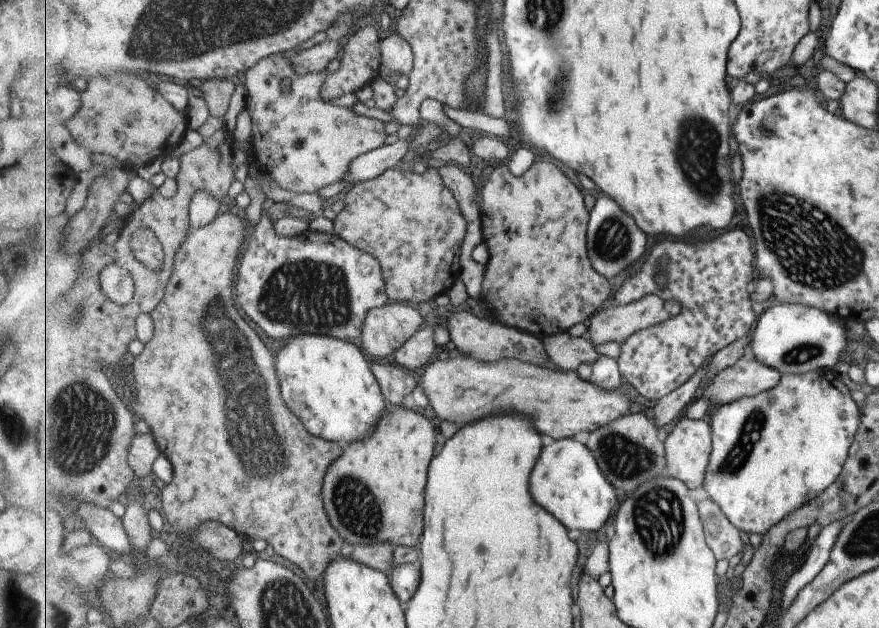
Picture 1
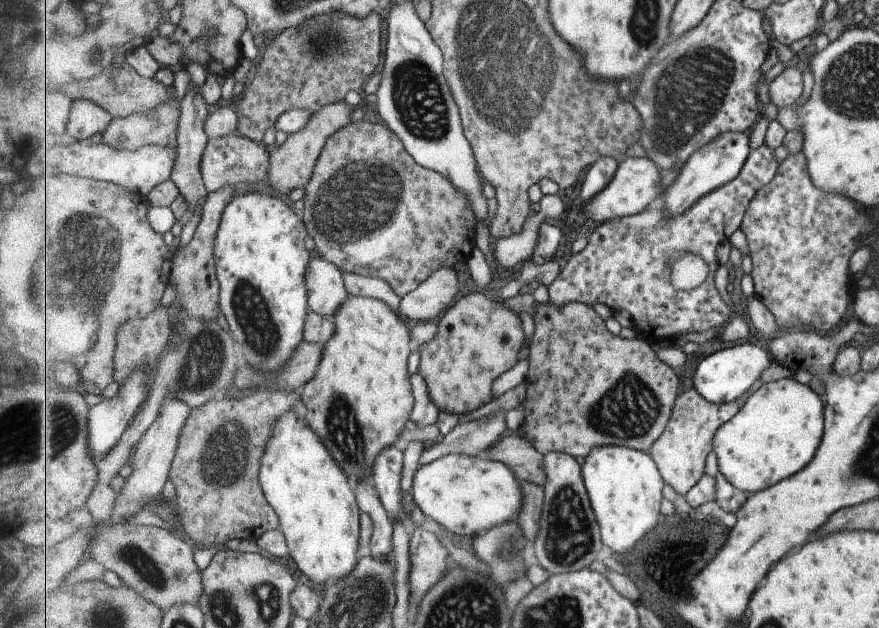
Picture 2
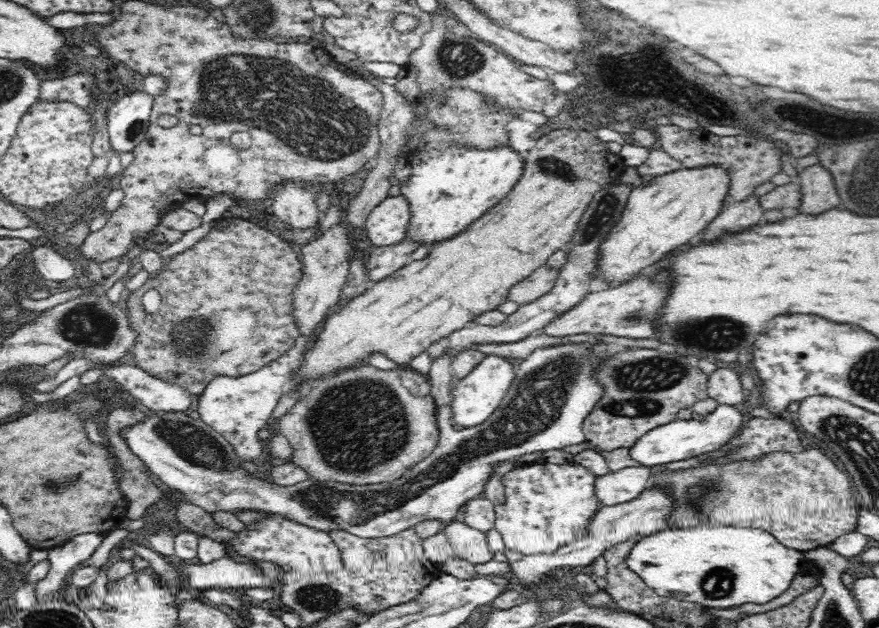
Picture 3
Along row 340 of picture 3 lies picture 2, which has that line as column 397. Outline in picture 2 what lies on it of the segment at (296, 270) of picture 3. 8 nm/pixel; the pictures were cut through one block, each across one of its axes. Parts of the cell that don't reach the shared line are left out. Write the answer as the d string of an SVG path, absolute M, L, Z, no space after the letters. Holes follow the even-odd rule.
M355 121L341 130L338 130L333 137L327 141L326 148L323 149L322 156L319 157L318 164L314 170L314 176L305 186L303 220L308 228L309 236L314 241L318 254L335 263L343 273L355 273L366 277L377 277L386 280L393 290L401 298L406 297L411 291L419 288L431 275L439 272L442 268L457 268L457 264L468 264L473 249L475 248L475 224L477 224L476 214L470 206L470 201L465 193L454 185L446 176L437 171L422 167L406 149L405 143L399 135L390 129L386 124L369 121Z

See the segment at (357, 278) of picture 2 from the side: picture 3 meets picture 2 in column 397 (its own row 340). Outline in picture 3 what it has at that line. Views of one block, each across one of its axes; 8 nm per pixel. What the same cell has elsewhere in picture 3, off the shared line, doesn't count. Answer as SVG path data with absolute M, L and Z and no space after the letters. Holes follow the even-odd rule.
M300 336L295 340L294 346L288 347L278 358L272 358L266 366L245 374L244 377L214 378L199 398L197 417L226 437L238 456L256 462L262 456L264 444L264 441L258 438L258 432L270 420L280 398L292 390L294 370L302 360L302 352L306 351L308 342L308 338Z

